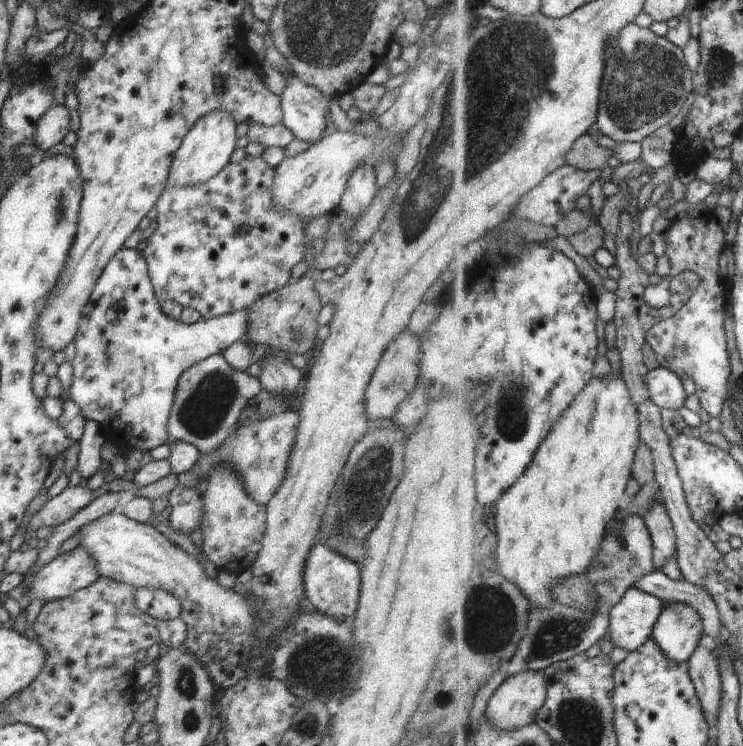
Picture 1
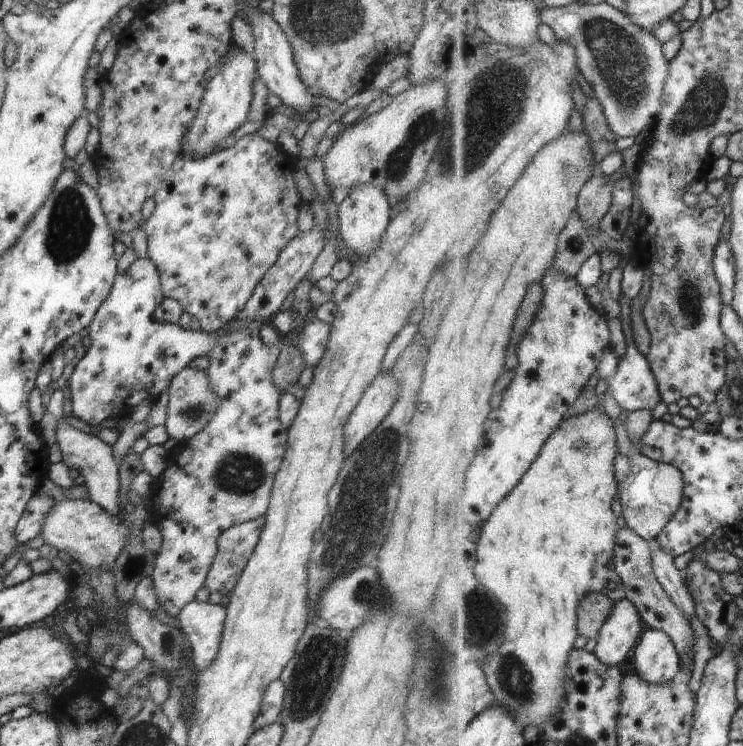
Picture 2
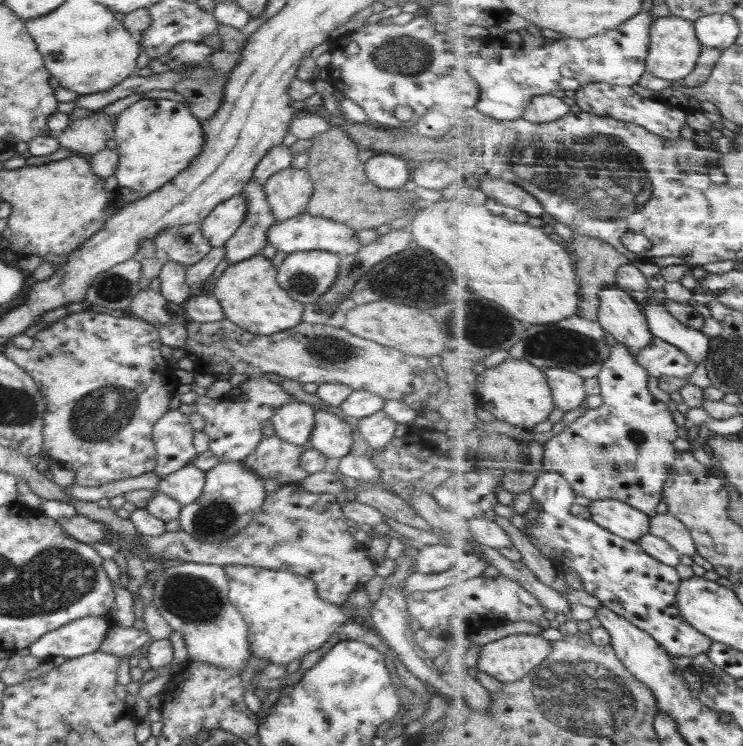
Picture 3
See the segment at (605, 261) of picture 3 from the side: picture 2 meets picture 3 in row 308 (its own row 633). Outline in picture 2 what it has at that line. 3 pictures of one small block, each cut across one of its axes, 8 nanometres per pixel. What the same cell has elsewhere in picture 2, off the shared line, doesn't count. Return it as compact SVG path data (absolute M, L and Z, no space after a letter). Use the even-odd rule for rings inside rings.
M590 593L579 608L580 634L598 640L607 620L614 613L616 601L606 593Z

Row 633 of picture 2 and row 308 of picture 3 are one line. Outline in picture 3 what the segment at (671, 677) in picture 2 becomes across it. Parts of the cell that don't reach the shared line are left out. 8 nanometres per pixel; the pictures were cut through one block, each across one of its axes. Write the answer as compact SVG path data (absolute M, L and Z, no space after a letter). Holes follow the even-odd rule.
M655 292L642 298L644 300L645 312L651 324L652 333L668 342L679 346L696 364L703 364L708 360L710 354L710 338L703 330L694 329L683 324L675 318L666 306L666 295L664 292Z

